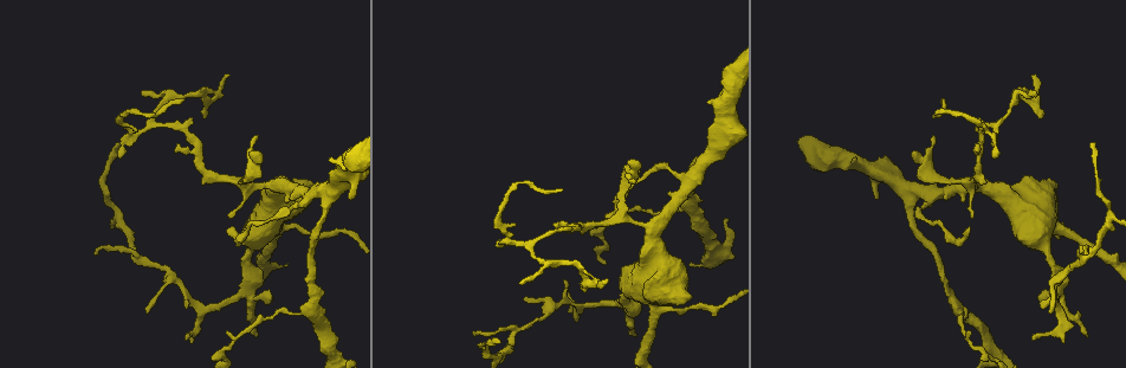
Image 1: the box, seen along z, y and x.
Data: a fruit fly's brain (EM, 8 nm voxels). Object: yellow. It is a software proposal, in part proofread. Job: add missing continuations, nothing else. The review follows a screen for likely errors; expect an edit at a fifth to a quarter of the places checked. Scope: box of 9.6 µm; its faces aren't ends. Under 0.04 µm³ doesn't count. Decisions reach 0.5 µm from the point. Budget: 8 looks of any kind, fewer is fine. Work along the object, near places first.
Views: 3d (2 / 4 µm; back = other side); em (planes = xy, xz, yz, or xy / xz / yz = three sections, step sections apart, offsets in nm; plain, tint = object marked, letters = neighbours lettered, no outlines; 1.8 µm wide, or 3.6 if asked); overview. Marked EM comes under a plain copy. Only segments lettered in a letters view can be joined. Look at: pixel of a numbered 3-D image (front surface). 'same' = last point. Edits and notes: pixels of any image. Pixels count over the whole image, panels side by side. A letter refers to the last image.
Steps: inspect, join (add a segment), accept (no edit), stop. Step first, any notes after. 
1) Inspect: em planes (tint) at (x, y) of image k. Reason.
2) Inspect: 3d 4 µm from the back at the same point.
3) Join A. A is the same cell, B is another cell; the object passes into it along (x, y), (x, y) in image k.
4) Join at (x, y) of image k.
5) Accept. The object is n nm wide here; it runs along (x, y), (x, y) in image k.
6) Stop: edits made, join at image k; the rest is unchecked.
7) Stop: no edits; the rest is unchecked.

Inspect: em planes (letters) at (203, 116) of image 1. Thin end.

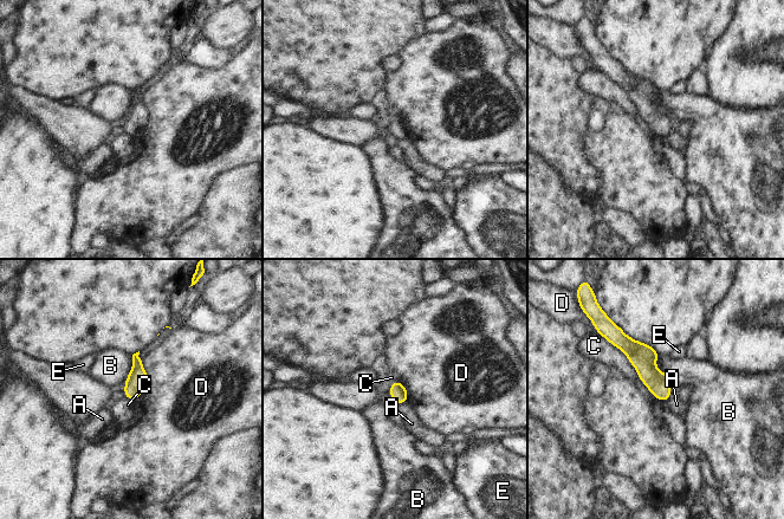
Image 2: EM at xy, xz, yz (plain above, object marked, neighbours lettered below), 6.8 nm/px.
Accept. The object is 120 nm wide here; A, B, C, D and E are other cells; a border runs along (601, 335), (666, 401) in image 2; no lettered segment goes on from it.

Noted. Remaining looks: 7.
Inspect: em yz step 16 (tint) at (633, 174) of image 1. Sudden change in width.

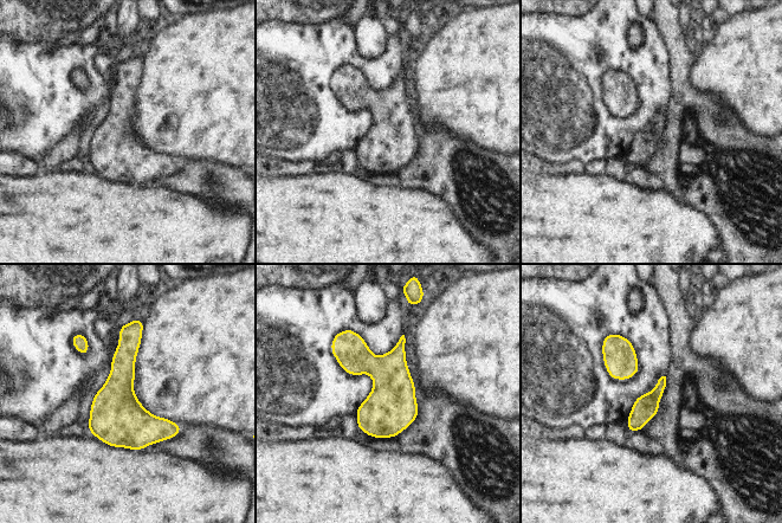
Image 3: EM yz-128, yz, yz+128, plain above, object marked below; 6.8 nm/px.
Inspect: em planes (letters) at the same point.

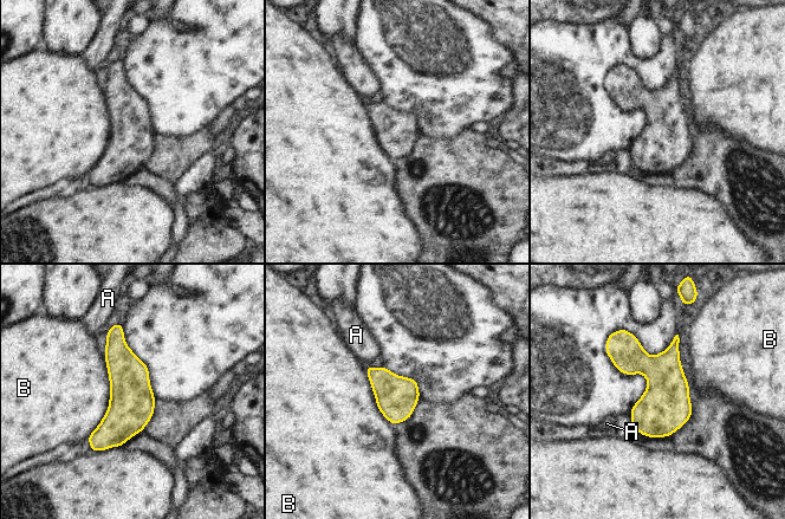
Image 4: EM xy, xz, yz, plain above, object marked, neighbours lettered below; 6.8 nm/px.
Accept. The object is 280 nm wide here; A and B are other cells; it runs along (115, 328), (121, 421), (96, 448) in image 4; none of them fits.

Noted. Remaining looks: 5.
Inspect: 3d 4 µm at (877, 197) of image 1. Thick end.

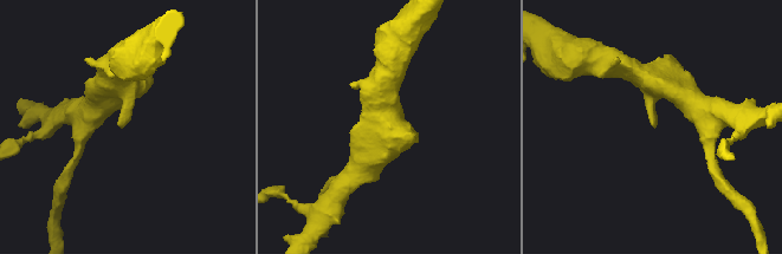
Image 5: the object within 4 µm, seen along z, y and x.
Inspect: em 3.6 µm xz step 16 (letters) at (655, 126) of image 5.

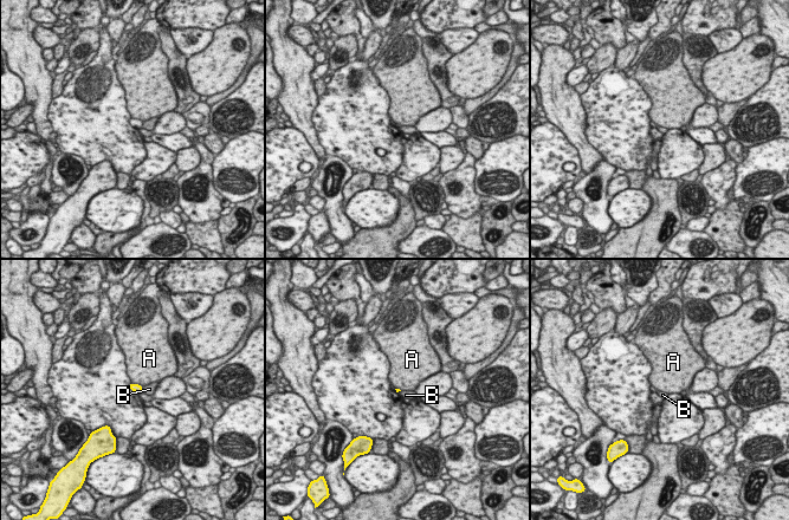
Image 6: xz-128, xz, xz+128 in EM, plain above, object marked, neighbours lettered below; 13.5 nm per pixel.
Accept. A and B are other cells; a border runs along (143, 387), (141, 391) in image 6; no lettered segment goes on from it.

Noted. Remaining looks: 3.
Stop: no edits; the rest is unchecked.

